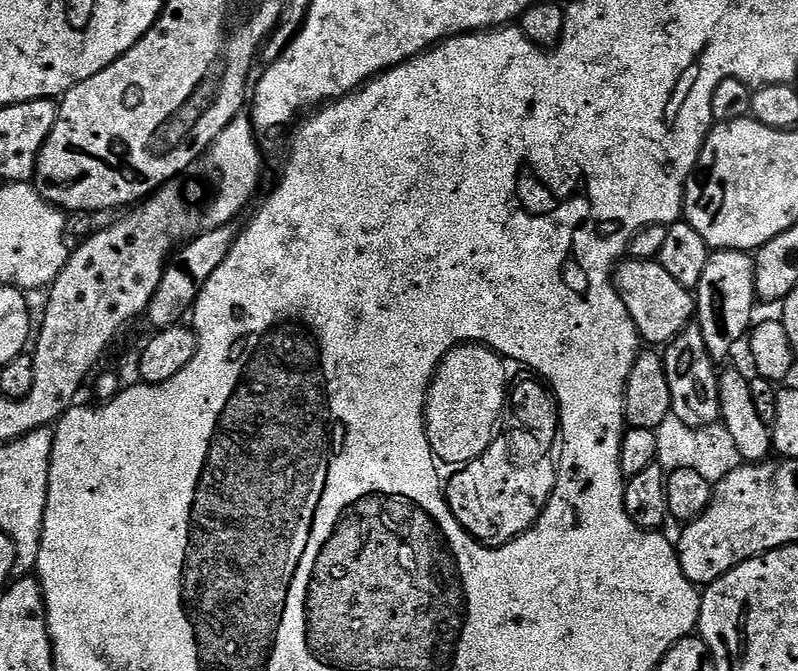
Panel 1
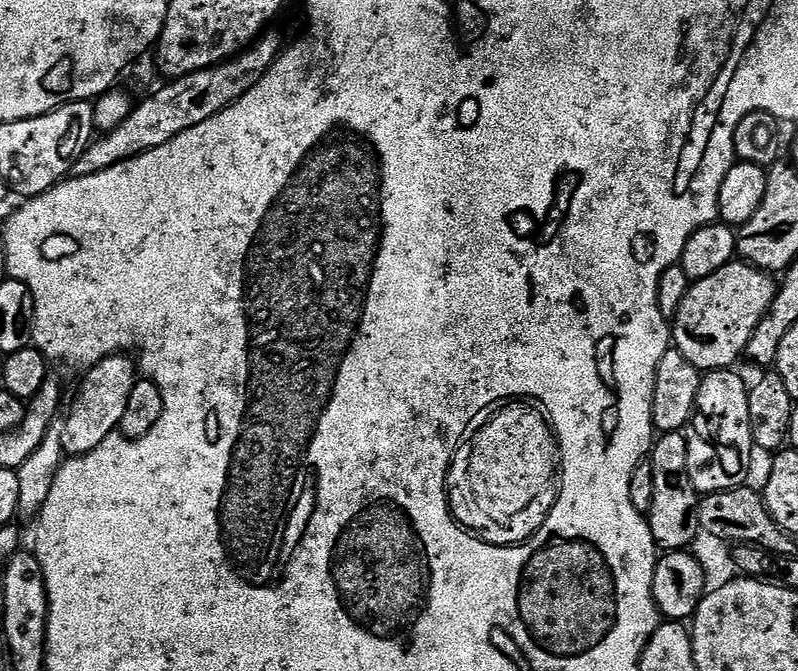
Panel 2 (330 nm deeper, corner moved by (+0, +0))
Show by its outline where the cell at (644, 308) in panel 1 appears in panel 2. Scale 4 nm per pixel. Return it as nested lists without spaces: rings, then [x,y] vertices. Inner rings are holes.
[[[747,262],[727,264],[718,274],[695,281],[682,298],[670,328],[675,348],[701,373],[731,369],[732,363],[747,353],[754,330],[774,302],[777,289],[777,281],[769,273]]]

